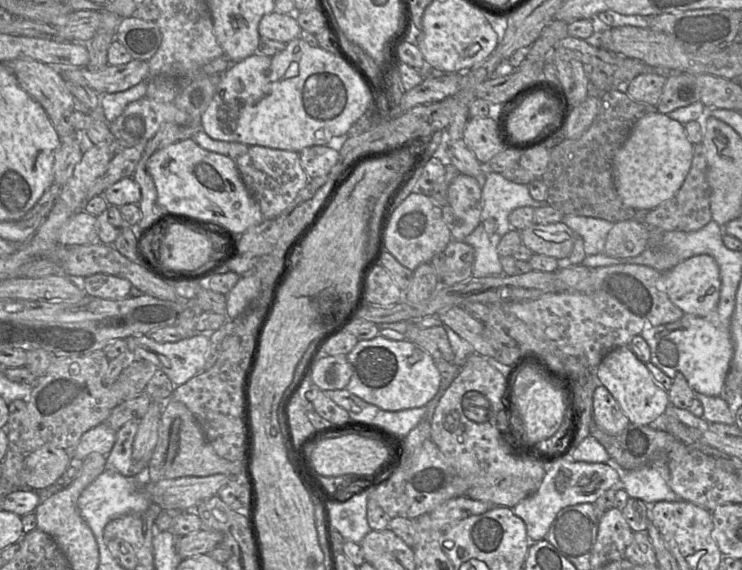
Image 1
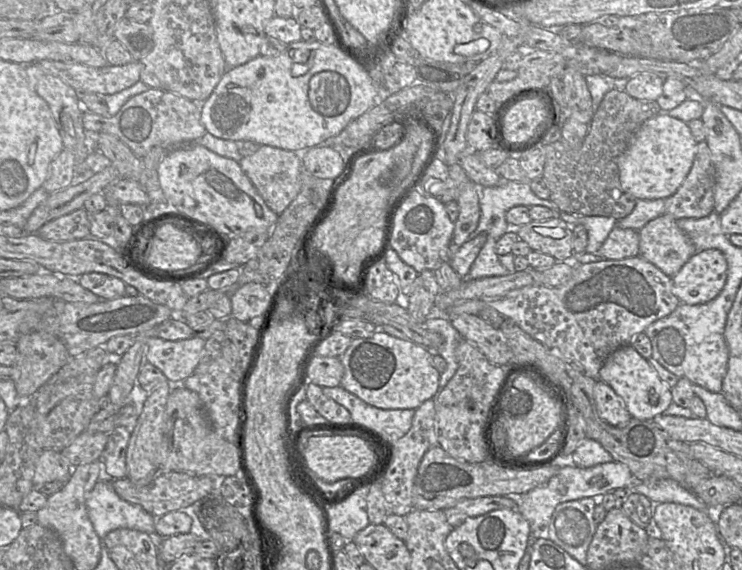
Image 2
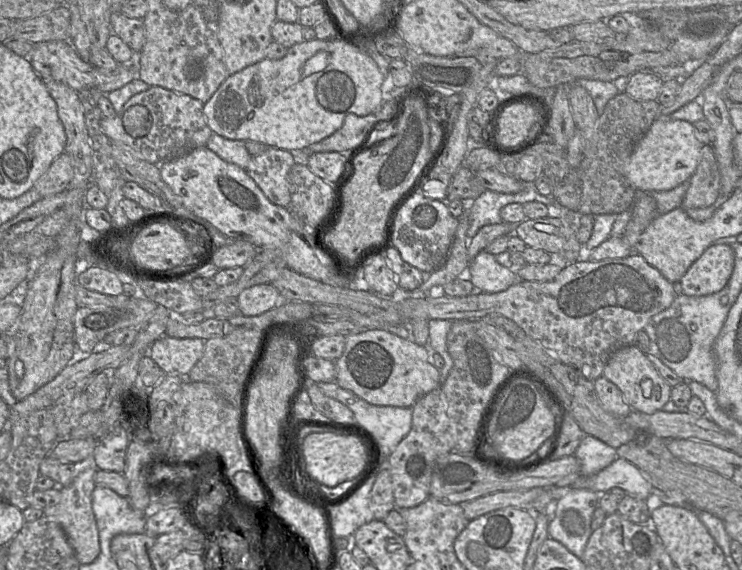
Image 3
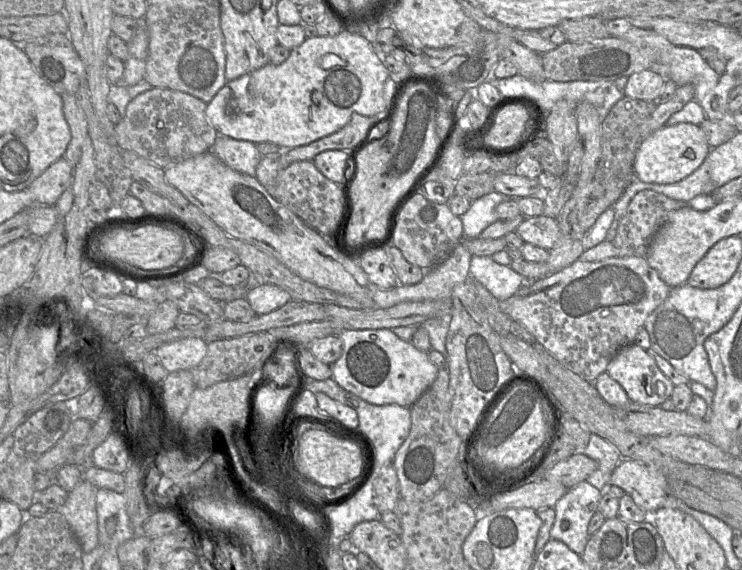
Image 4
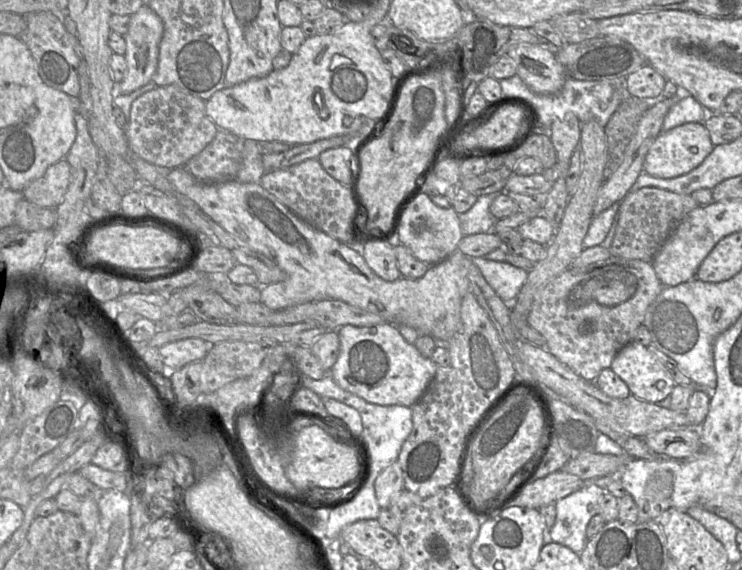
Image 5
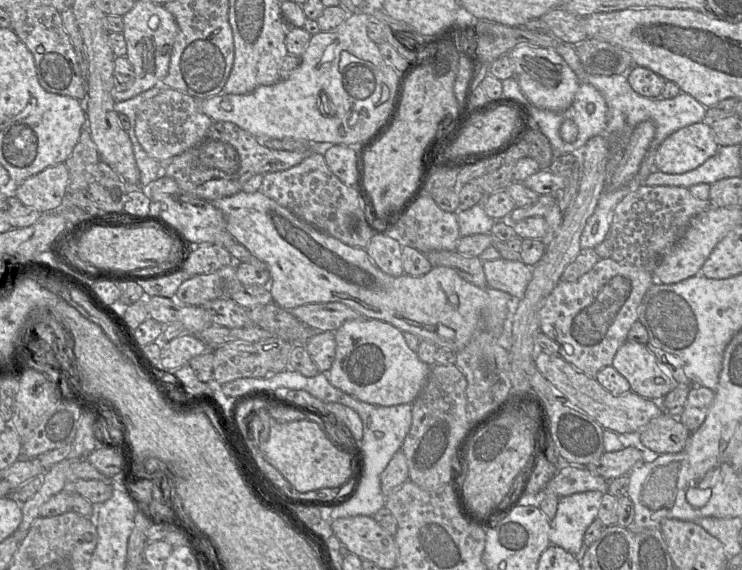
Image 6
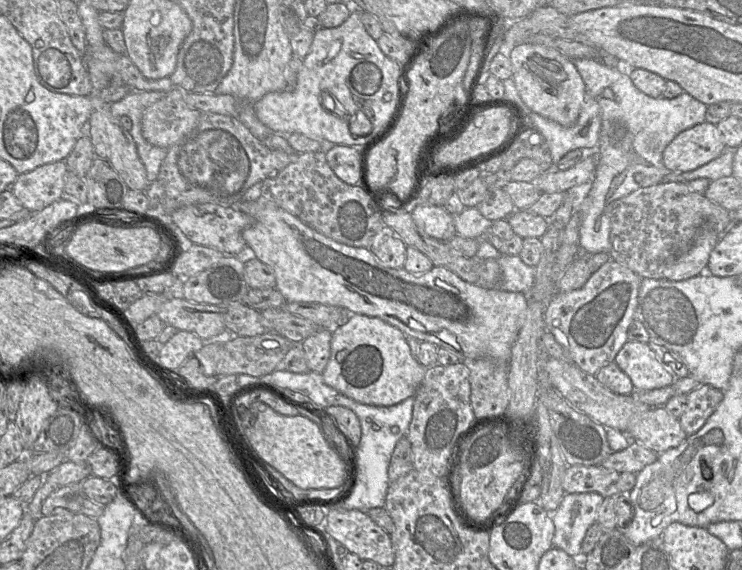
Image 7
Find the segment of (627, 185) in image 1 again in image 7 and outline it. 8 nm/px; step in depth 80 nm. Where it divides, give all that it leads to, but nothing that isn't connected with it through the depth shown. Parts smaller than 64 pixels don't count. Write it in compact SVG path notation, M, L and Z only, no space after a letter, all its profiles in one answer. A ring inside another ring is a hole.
M704 121L680 132L663 150L662 160L671 172L688 172L717 158L725 148L717 126Z

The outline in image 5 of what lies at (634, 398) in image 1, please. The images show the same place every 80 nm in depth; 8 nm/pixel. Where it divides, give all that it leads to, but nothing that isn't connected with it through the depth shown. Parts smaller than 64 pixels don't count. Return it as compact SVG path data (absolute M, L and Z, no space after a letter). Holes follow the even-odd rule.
M631 341L612 360L611 370L640 400L658 403L671 394L676 385L648 347Z

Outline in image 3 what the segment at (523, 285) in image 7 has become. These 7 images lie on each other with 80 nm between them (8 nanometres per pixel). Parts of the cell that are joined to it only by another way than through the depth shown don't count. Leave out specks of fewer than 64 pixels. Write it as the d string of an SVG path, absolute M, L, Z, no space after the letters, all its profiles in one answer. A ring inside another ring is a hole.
M485 250L479 252L466 272L476 291L497 293L508 289L520 280L517 273L500 265L495 256Z

